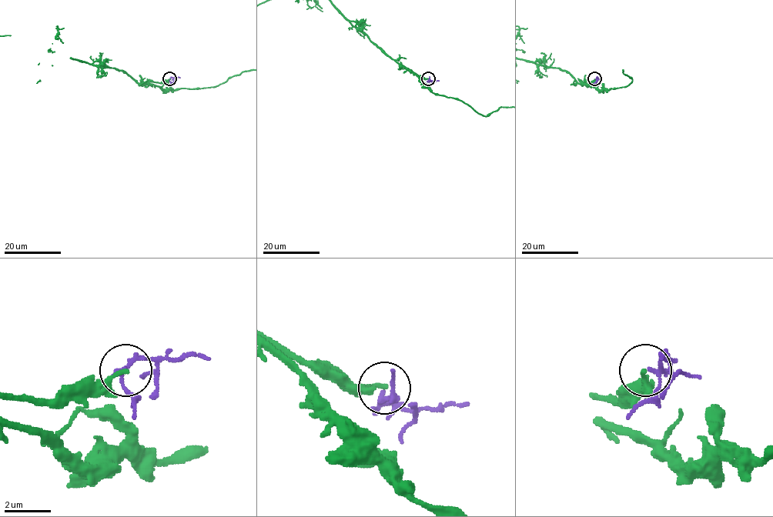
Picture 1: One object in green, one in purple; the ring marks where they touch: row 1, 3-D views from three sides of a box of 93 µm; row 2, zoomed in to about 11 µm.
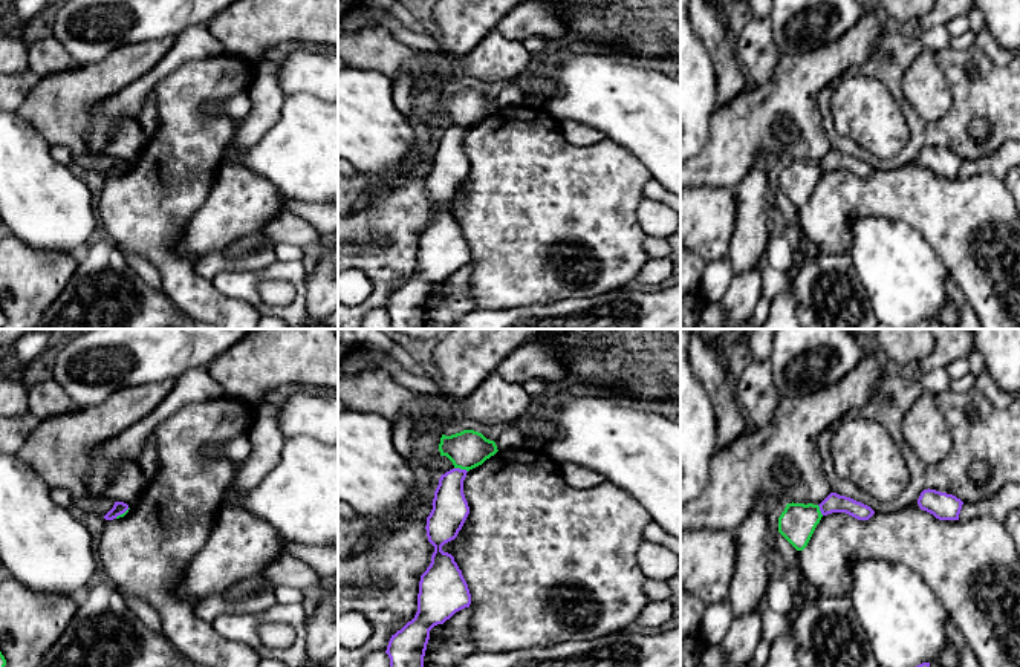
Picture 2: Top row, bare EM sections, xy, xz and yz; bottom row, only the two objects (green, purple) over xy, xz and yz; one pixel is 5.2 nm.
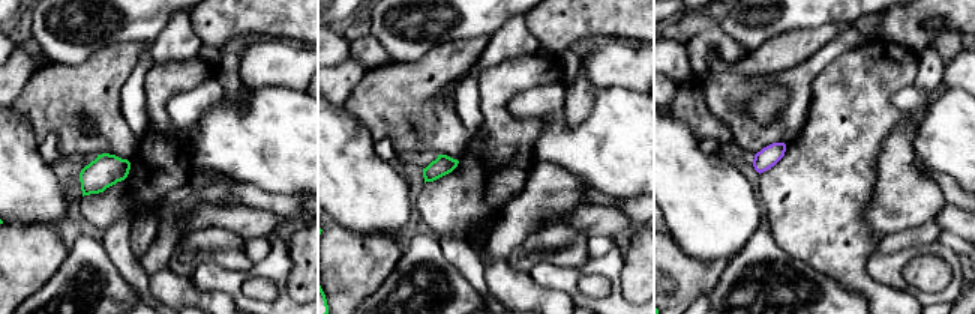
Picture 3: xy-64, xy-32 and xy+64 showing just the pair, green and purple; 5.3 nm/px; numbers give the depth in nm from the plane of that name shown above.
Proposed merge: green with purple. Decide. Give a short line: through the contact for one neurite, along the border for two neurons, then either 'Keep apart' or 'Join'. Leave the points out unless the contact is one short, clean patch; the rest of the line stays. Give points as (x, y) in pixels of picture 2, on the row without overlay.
Line: xz (454, 124), (467, 129). Keep apart

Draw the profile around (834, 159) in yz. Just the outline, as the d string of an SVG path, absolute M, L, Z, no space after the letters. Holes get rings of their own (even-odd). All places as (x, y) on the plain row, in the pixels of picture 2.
M830 150L818 164L823 173L846 170L858 177L869 177L875 171L870 164L836 150Z

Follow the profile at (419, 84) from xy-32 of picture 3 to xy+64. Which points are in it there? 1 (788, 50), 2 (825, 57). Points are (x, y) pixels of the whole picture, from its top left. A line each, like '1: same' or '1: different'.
1: same
2: different

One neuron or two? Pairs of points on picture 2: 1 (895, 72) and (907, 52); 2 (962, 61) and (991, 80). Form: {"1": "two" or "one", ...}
{"1": "one", "2": "one"}

